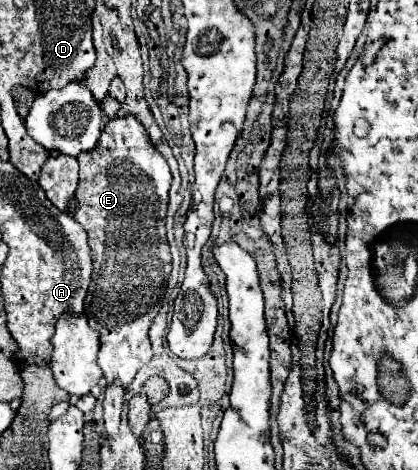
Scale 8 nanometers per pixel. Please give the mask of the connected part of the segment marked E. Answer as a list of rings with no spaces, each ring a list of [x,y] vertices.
[[[125,115],[125,117],[115,117],[109,119],[103,127],[103,135],[99,137],[99,143],[91,149],[91,151],[83,151],[77,157],[81,171],[79,171],[79,187],[75,191],[75,199],[79,201],[79,209],[73,213],[75,221],[83,225],[83,229],[87,231],[89,237],[89,247],[91,247],[91,257],[93,257],[93,275],[91,275],[91,285],[89,285],[89,293],[87,293],[87,303],[85,303],[85,315],[89,317],[91,329],[99,331],[99,355],[97,355],[97,363],[103,371],[103,377],[107,379],[107,383],[113,383],[115,379],[123,381],[123,387],[127,387],[135,373],[141,369],[141,365],[149,363],[153,359],[153,351],[151,351],[151,341],[149,341],[149,327],[155,319],[155,315],[161,309],[161,301],[165,295],[165,283],[167,277],[171,275],[171,253],[169,253],[169,243],[165,237],[165,213],[167,213],[167,203],[169,203],[169,187],[171,187],[171,173],[169,173],[169,165],[163,159],[163,155],[155,149],[155,145],[149,141],[147,131],[143,129],[143,125],[137,121],[135,115]]]

